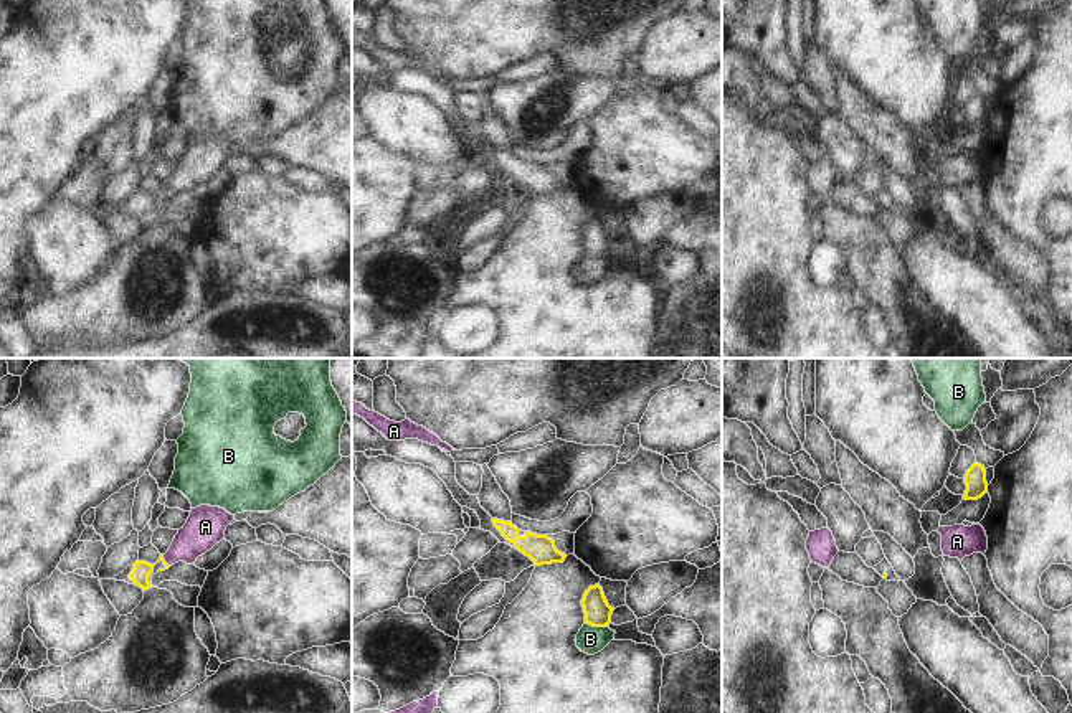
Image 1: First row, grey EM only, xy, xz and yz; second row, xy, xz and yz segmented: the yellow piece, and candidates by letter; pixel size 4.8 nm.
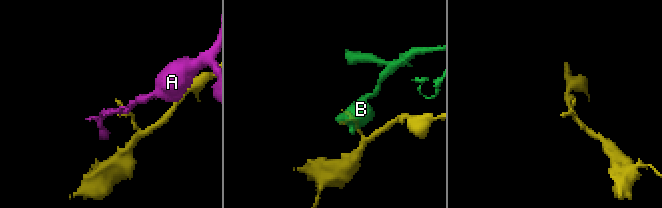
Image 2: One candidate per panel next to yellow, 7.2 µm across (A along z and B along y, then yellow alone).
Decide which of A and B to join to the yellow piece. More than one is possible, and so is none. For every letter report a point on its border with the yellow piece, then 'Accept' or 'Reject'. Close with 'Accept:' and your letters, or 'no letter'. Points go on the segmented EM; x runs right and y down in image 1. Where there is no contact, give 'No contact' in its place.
A: Touches yellow at xy (164, 561). Reject
B: Touches yellow at xz (597, 626). Reject
Accept: no letter

